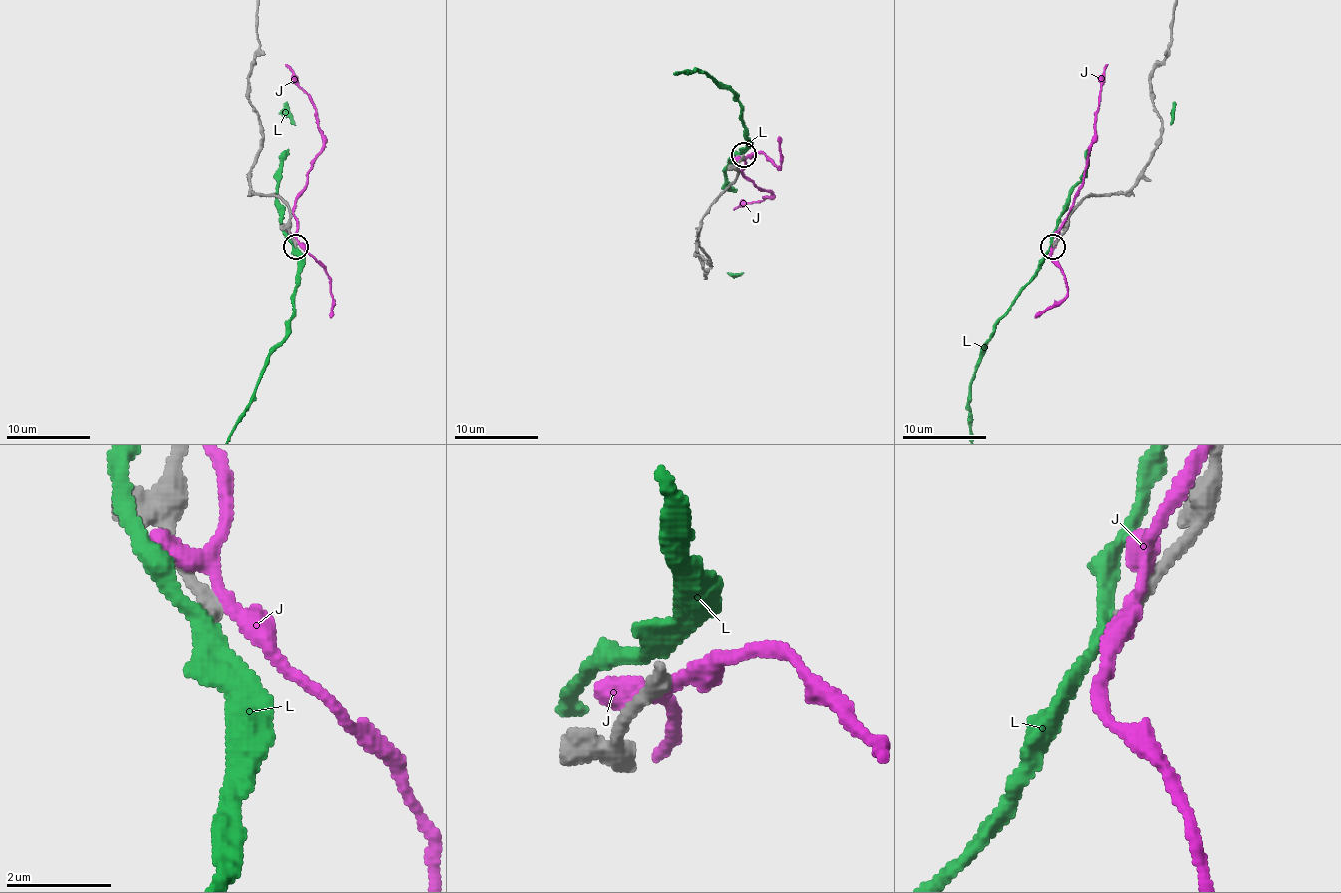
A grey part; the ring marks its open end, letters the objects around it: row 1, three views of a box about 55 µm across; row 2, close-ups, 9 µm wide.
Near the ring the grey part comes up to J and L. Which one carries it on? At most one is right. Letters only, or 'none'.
none

